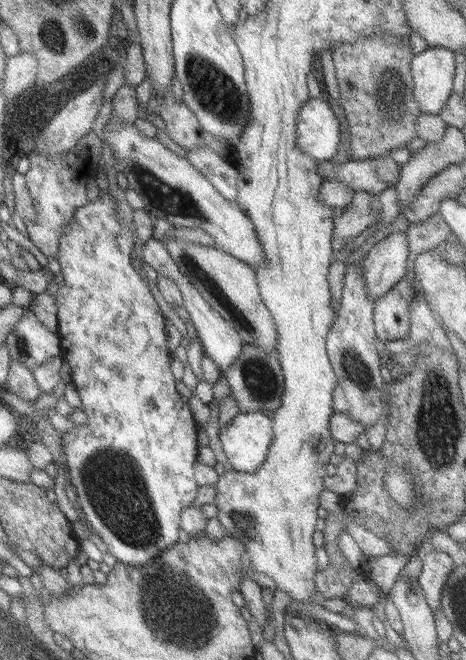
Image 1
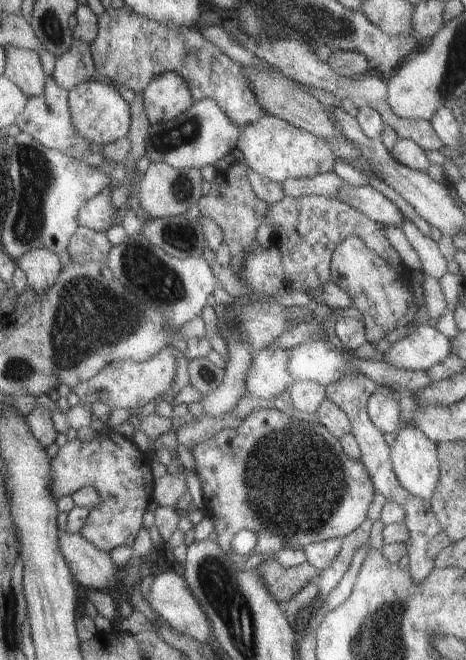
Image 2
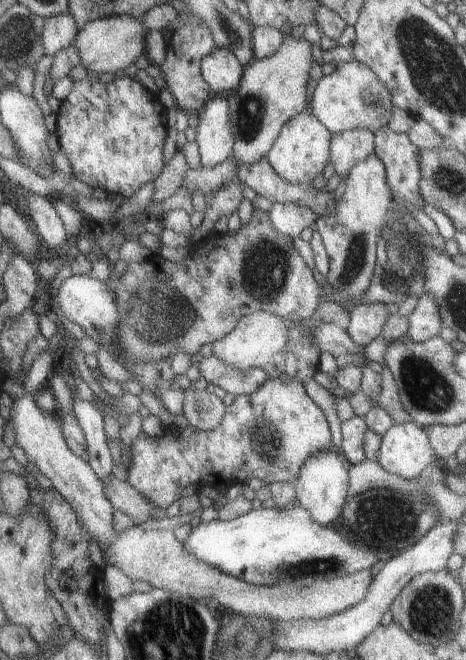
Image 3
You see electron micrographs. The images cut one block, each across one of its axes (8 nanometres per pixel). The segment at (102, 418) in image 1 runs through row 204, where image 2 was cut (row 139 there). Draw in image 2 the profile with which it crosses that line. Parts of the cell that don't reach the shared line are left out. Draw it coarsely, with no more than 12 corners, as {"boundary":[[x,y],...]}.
{"boundary":[[94,79],[68,90],[73,130],[89,144],[127,135],[129,105]]}

